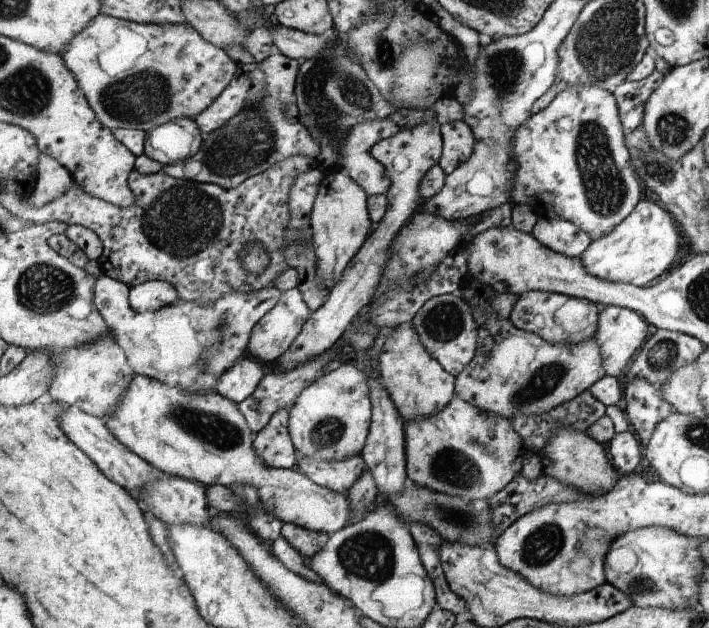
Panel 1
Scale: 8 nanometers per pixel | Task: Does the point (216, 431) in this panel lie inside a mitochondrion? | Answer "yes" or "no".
yes

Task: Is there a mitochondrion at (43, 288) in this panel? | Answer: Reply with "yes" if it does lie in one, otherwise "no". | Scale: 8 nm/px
yes

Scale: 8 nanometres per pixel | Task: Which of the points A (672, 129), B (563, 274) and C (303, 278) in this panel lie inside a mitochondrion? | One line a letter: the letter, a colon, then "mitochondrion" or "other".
A: mitochondrion
B: other
C: other

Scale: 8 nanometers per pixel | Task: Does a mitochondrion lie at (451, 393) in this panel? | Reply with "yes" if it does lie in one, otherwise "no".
no

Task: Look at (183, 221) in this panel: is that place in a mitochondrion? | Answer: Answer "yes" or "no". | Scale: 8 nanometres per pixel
yes

